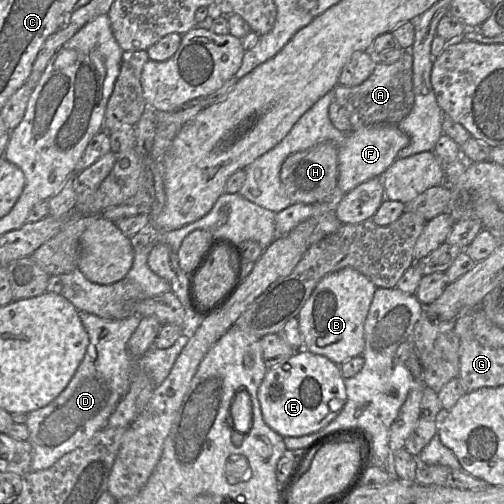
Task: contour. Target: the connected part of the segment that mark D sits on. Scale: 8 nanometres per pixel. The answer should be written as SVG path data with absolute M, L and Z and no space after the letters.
M78 311L80 320L89 335L86 354L67 387L48 405L29 412L26 425L29 430L28 442L32 447L31 471L40 471L51 467L63 455L85 445L100 430L108 425L108 420L119 402L127 394L136 373L145 373L154 385L159 387L170 374L172 367L187 345L187 336L180 335L174 345L168 349L152 347L143 356L134 359L129 354L127 343L138 327L142 316L130 316L120 320L104 319L94 314Z

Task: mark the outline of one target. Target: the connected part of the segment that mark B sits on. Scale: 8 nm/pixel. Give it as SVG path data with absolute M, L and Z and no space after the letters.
M351 267L323 277L297 316L303 348L325 356L337 365L362 356L365 346L364 323L376 288L366 276Z

